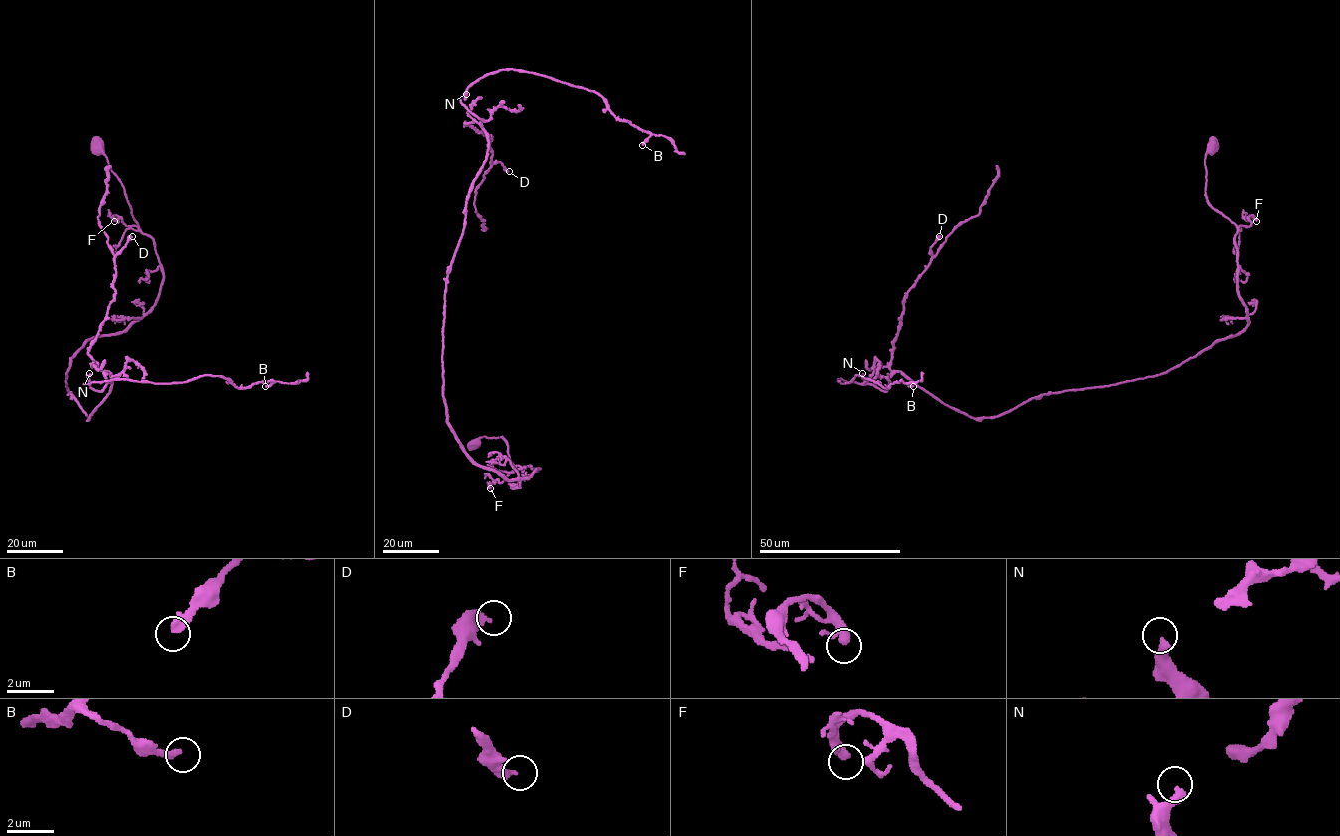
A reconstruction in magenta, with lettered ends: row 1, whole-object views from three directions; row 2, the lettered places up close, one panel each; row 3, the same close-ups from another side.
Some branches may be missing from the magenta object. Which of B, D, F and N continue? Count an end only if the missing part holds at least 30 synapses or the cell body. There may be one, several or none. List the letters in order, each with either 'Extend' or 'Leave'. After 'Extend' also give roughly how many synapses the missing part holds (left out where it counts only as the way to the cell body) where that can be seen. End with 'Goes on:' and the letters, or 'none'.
B: Extend. Roughly 90 synapses
D: Leave
F: Leave
N: Leave
Goes on: B

